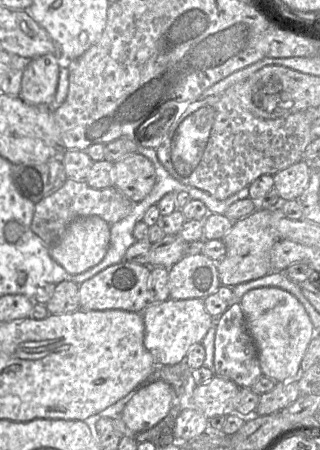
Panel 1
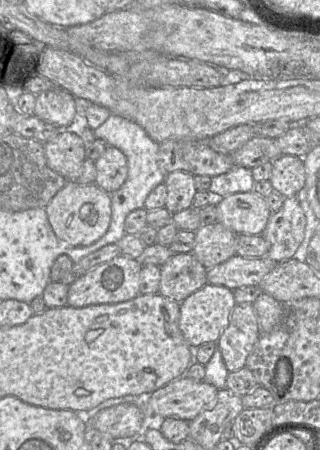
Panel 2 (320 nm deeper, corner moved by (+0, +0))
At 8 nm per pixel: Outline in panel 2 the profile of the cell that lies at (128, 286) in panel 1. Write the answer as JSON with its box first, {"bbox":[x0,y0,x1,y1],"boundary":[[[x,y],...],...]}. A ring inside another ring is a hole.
{"bbox":[67,254,142,308],"boundary":[[[120,254],[92,268],[68,286],[67,305],[81,308],[89,305],[115,304],[133,299],[140,294],[141,267],[142,265],[136,259]]]}

